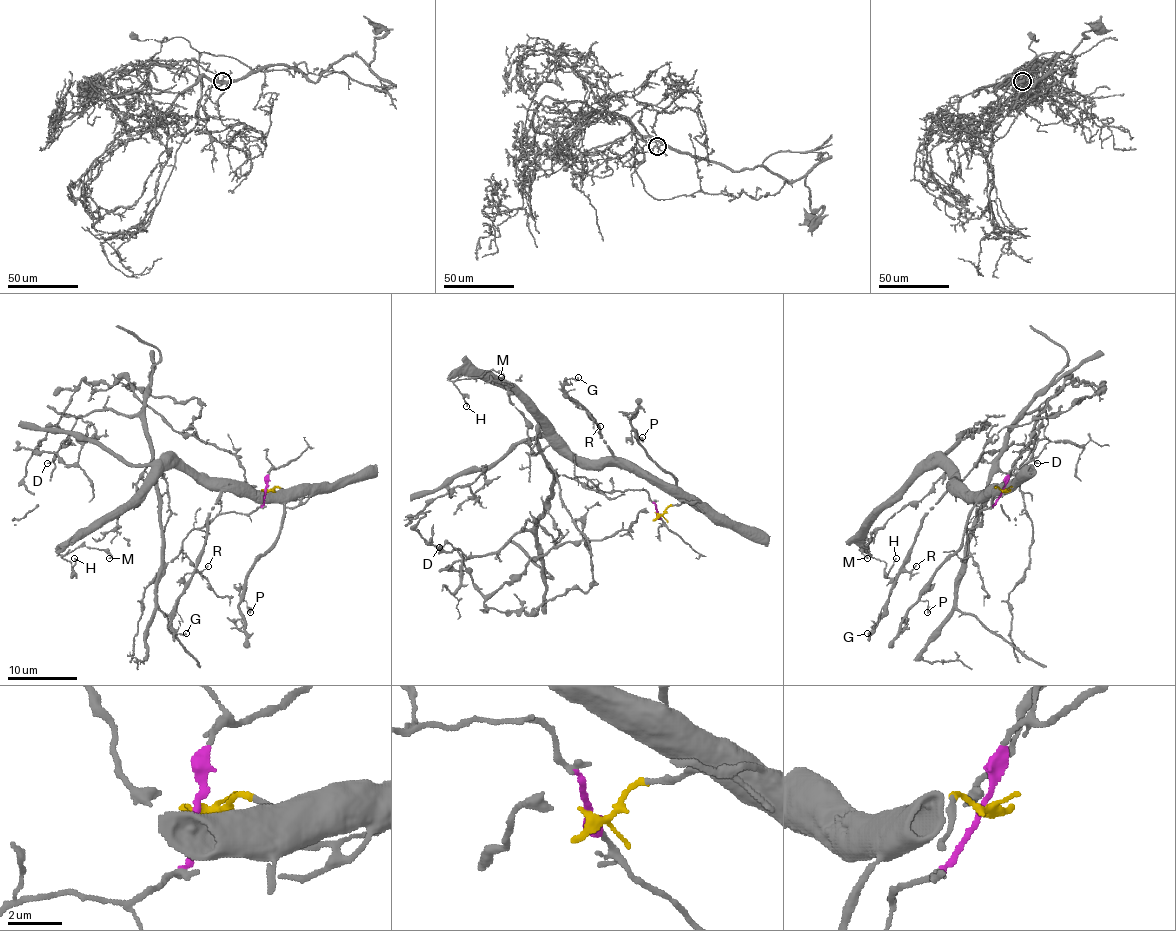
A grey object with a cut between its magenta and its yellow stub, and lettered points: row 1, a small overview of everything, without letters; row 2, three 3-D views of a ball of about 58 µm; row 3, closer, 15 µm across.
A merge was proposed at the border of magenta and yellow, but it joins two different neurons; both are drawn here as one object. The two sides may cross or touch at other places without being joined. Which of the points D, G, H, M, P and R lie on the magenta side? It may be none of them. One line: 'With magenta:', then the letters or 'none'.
With magenta: D

